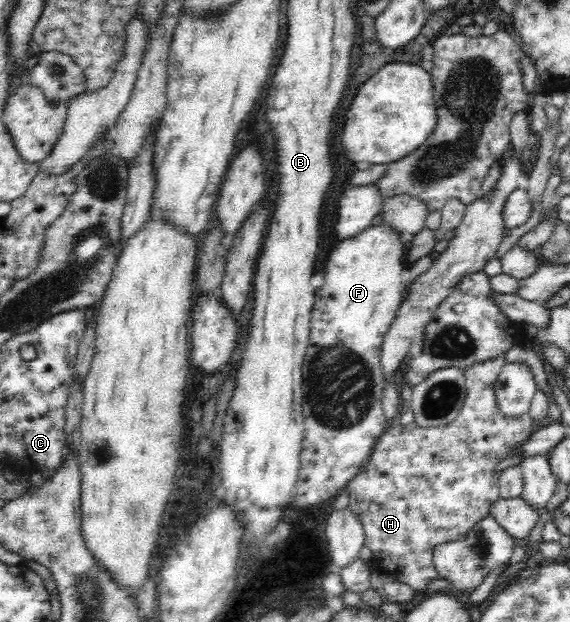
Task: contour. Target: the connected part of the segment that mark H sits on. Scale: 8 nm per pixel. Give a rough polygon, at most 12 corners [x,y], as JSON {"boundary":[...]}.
{"boundary":[[464,370],[445,428],[379,438],[346,486],[379,569],[425,591],[432,550],[500,500],[495,467],[529,439]]}

